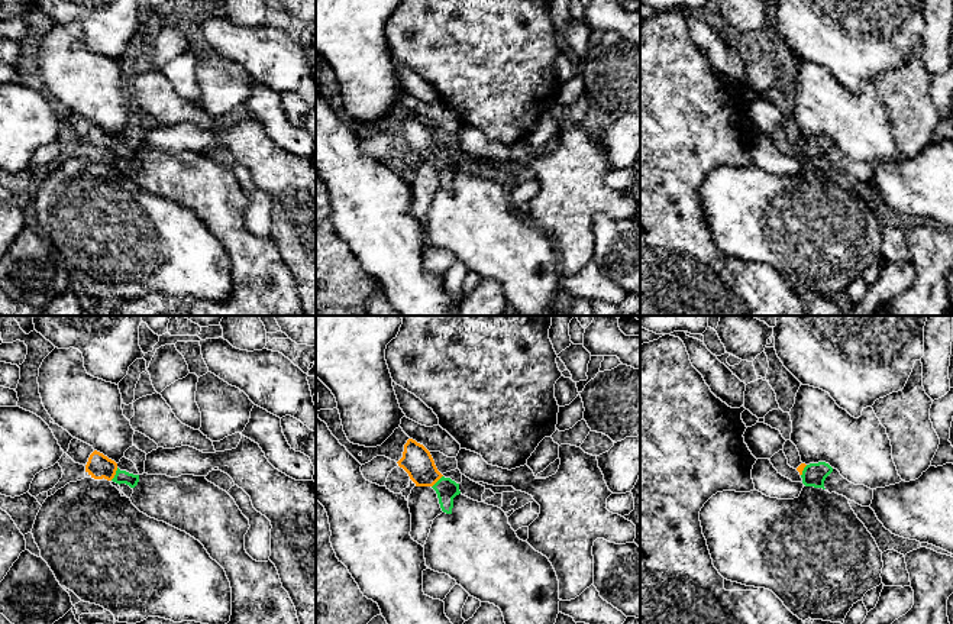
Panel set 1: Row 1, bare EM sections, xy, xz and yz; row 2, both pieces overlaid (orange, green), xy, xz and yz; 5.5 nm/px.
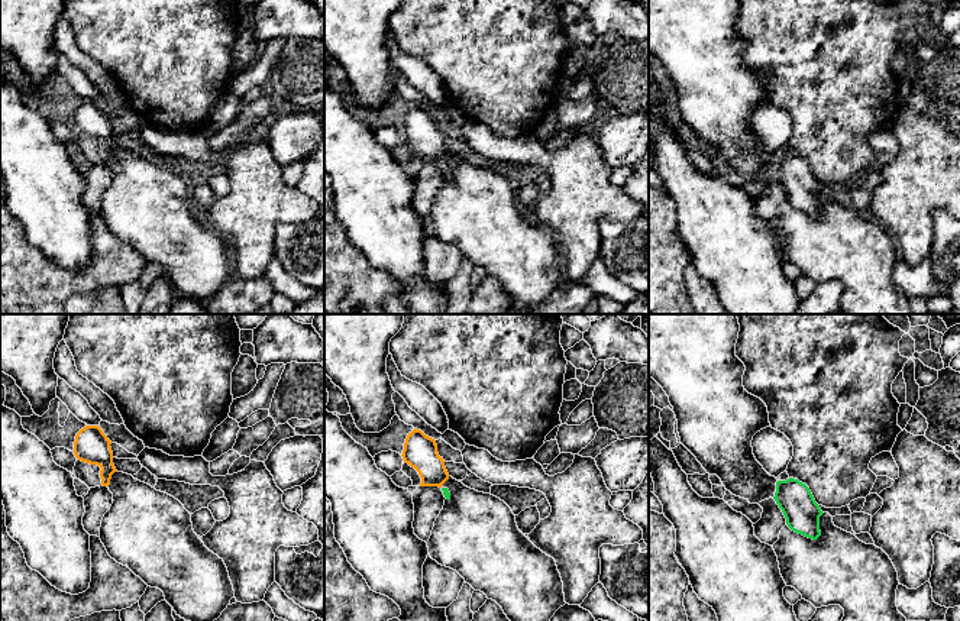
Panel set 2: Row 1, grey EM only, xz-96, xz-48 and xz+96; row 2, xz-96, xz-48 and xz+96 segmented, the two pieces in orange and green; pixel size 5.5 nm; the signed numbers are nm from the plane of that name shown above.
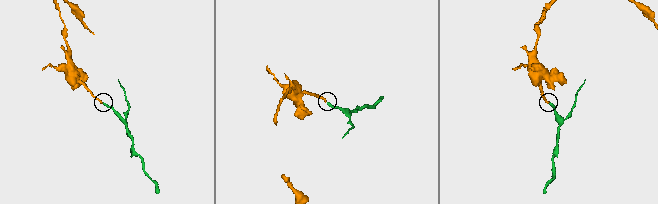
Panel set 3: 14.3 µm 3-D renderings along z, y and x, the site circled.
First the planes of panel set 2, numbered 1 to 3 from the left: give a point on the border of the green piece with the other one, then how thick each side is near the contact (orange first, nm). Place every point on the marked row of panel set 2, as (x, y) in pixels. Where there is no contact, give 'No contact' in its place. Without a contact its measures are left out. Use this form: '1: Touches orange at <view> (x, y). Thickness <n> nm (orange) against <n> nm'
1: No contact
2: No contact
3: No contact

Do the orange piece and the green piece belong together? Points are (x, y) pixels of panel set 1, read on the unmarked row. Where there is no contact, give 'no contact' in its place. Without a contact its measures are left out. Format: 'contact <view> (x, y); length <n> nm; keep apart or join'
contact xy (115, 149); length 80 nm; join

